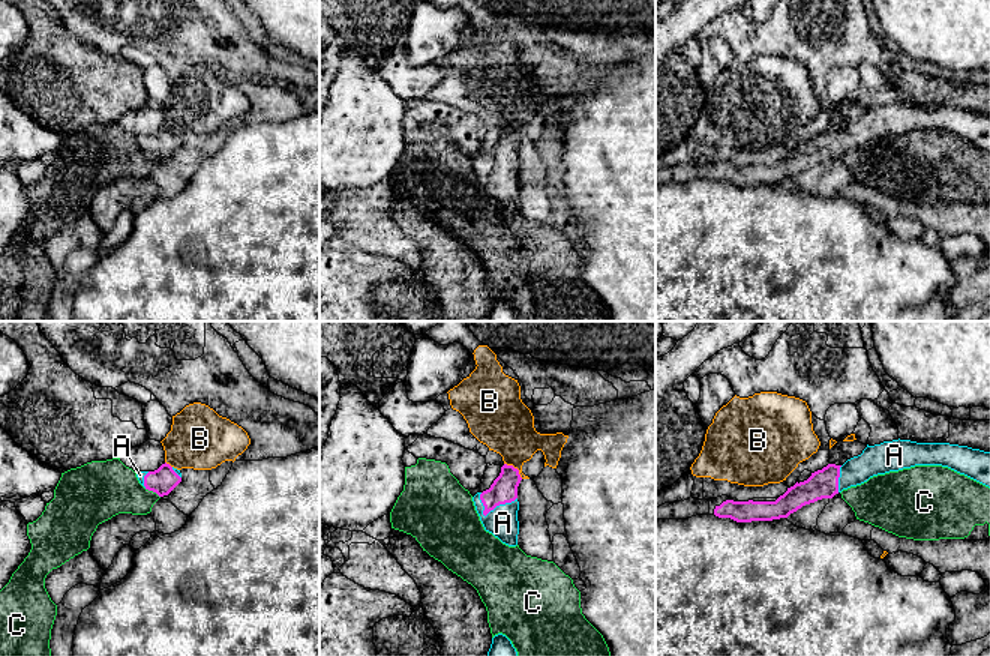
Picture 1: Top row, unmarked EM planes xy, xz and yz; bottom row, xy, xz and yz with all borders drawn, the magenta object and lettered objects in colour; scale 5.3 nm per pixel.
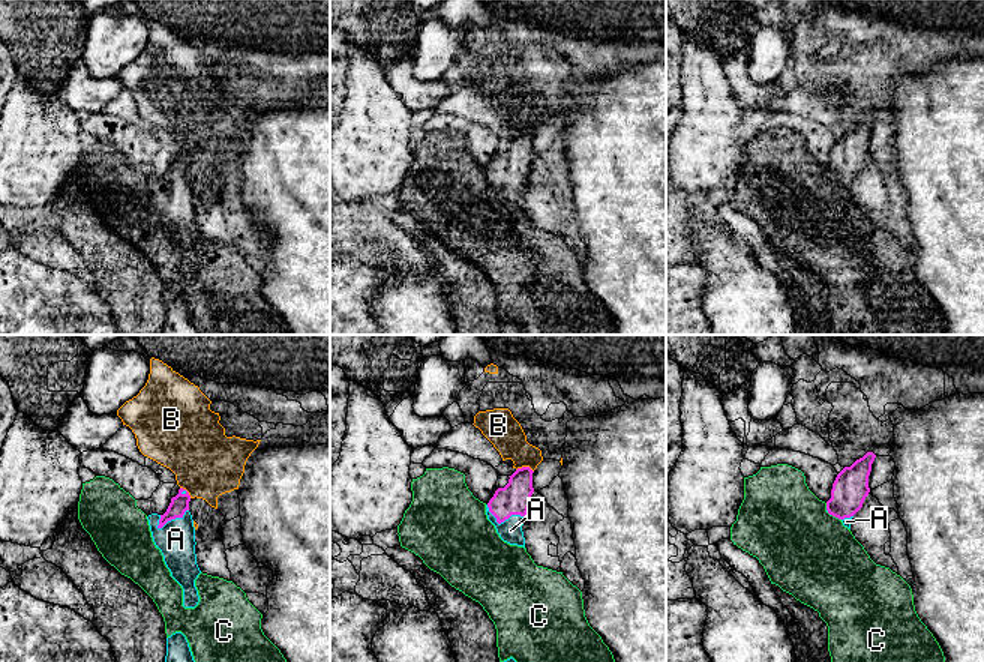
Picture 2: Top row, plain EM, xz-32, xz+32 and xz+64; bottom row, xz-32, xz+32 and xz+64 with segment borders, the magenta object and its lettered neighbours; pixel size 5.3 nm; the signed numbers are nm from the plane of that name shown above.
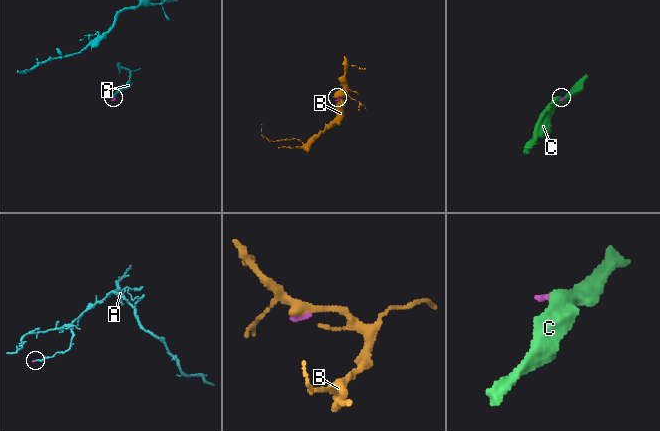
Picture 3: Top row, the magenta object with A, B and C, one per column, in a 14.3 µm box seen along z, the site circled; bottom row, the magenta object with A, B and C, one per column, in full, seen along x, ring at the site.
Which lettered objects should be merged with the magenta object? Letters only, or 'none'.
A

